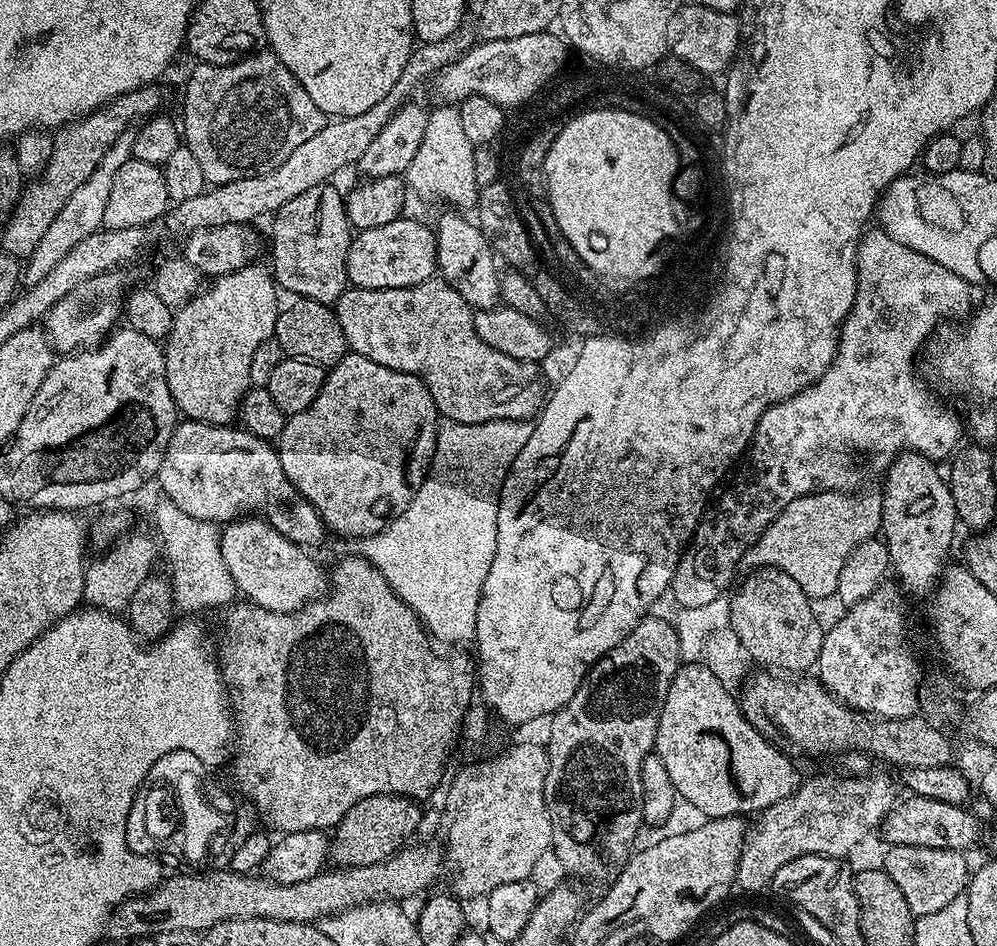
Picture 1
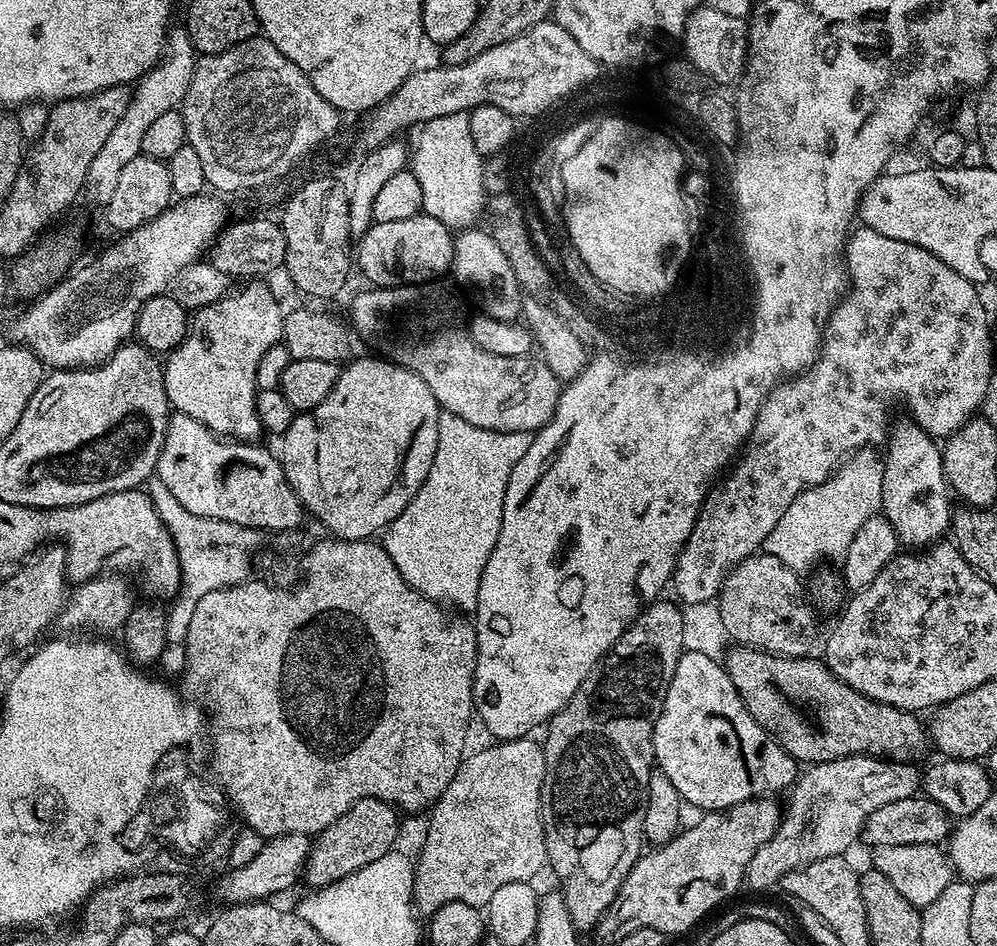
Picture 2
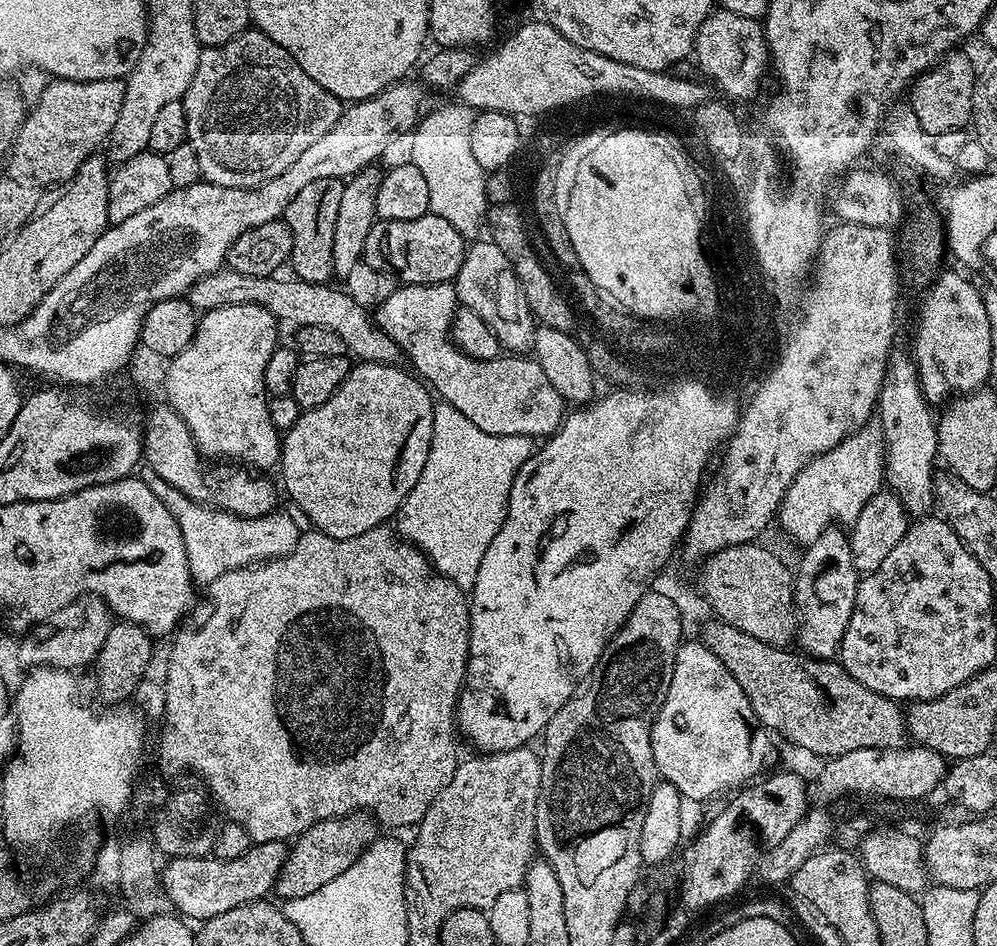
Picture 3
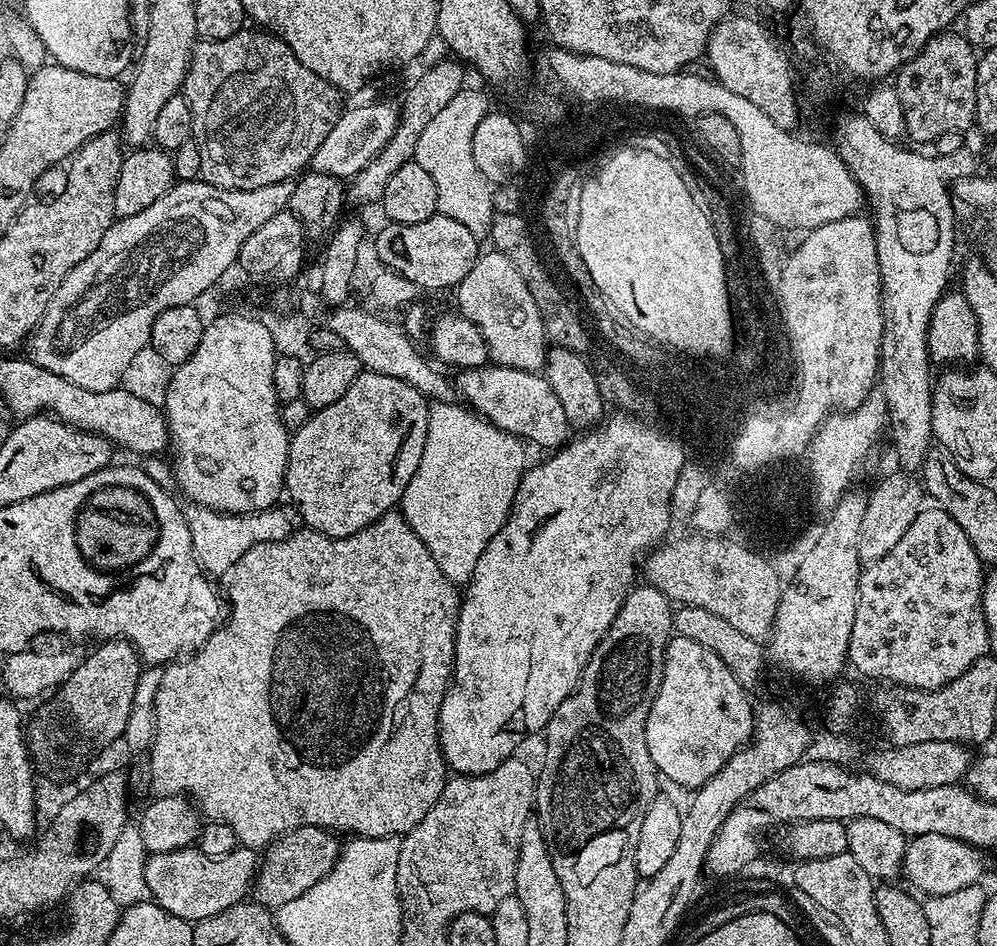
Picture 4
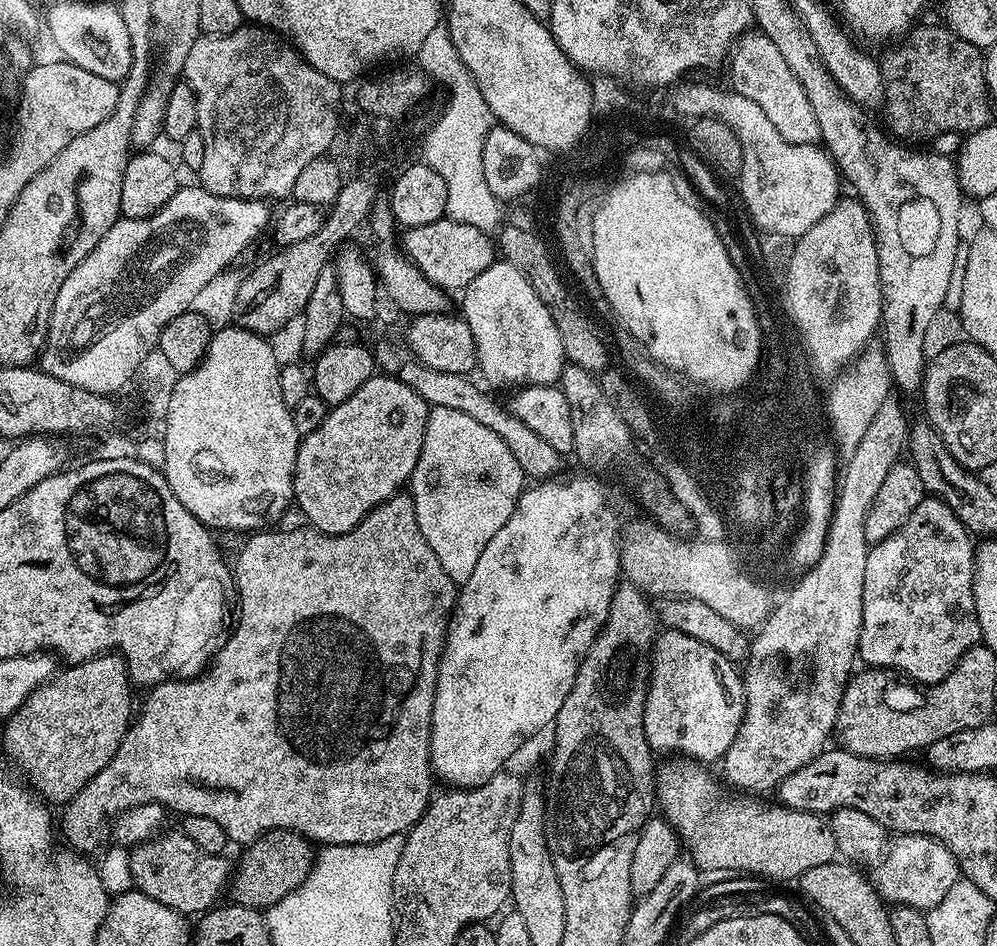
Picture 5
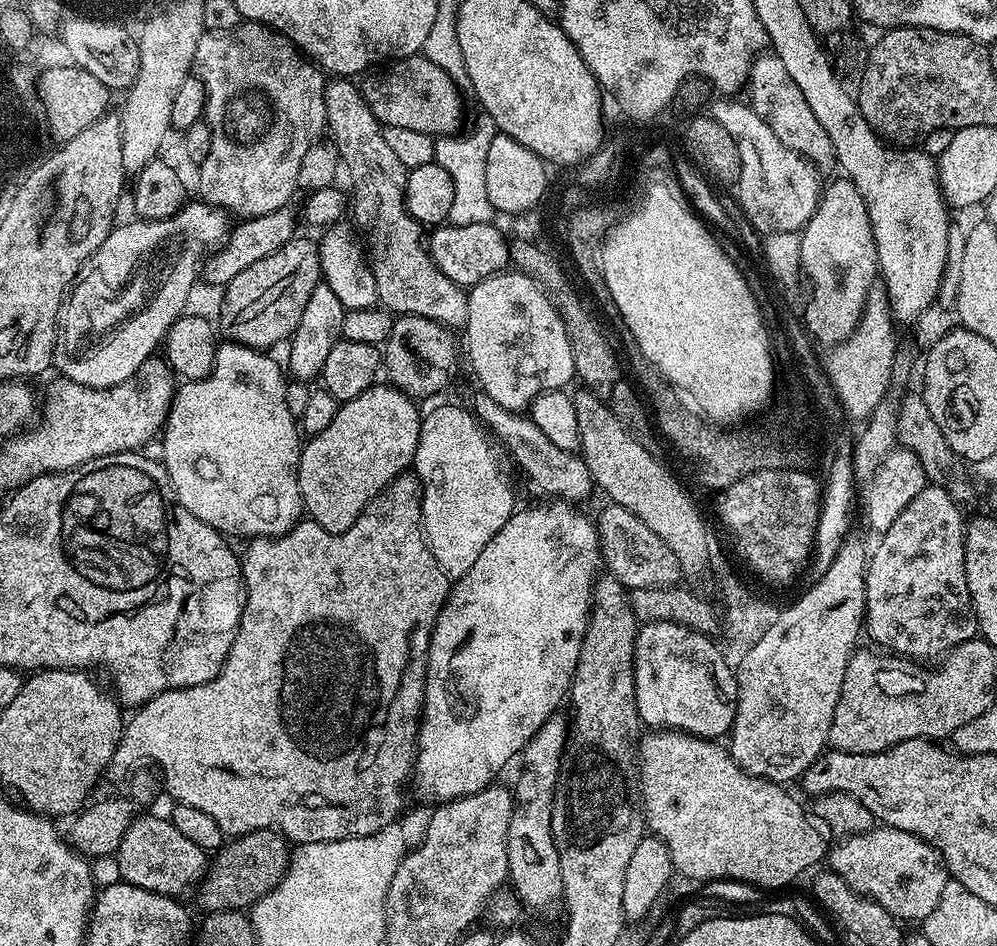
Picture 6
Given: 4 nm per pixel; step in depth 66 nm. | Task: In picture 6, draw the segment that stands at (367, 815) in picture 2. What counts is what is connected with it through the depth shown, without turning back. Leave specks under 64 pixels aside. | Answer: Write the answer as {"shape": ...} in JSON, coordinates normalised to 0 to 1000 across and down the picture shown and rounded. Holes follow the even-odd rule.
{"shape":[[[260,875],[245,884],[230,887],[212,906],[209,921],[196,944],[197,951],[206,965],[240,964],[252,961],[265,946],[279,937],[289,923],[291,892],[282,879],[273,875]]]}

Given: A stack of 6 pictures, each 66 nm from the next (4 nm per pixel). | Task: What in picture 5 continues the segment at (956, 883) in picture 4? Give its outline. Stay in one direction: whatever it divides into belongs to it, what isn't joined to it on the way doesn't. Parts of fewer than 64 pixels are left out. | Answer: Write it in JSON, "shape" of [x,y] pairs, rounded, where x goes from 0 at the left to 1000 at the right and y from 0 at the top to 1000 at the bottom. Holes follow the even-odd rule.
{"shape":[[[910,882],[900,883],[897,890],[892,891],[886,909],[878,914],[873,922],[873,929],[879,937],[879,943],[892,957],[908,956],[924,962],[932,962],[941,958],[952,944],[953,939],[960,930],[964,929],[964,926],[963,912],[959,910],[959,904],[945,889],[938,888],[935,884],[913,884]]]}

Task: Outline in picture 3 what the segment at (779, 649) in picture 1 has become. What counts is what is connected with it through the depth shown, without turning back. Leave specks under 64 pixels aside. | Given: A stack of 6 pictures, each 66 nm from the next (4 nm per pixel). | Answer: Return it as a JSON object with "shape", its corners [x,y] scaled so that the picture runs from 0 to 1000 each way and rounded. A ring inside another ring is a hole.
{"shape":[[[741,575],[717,584],[705,593],[704,626],[723,656],[755,674],[777,683],[790,683],[800,668],[796,609],[782,598],[781,587],[765,575]]]}

